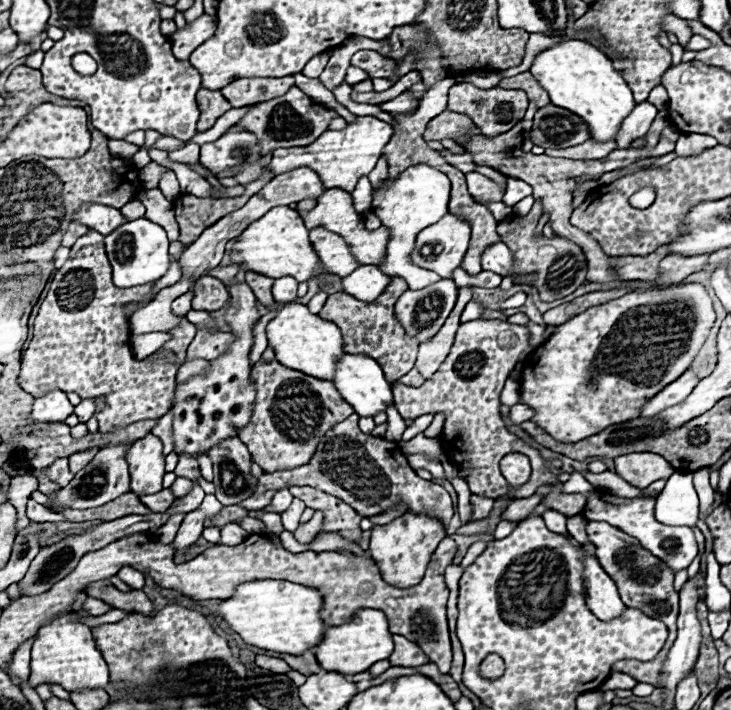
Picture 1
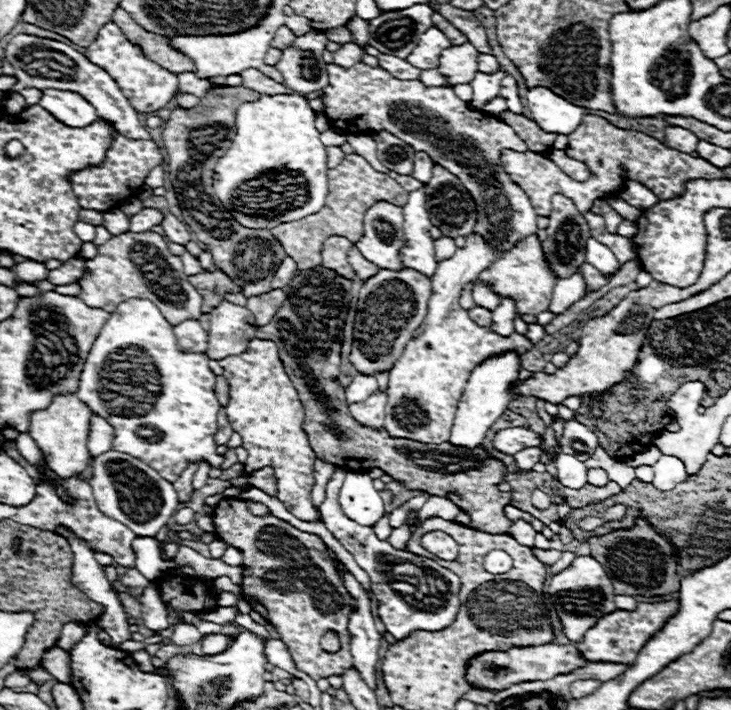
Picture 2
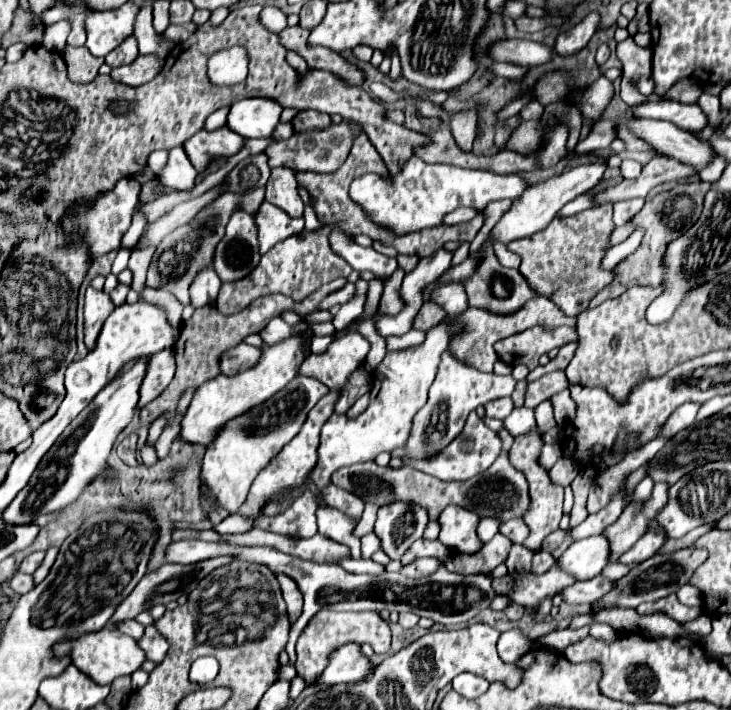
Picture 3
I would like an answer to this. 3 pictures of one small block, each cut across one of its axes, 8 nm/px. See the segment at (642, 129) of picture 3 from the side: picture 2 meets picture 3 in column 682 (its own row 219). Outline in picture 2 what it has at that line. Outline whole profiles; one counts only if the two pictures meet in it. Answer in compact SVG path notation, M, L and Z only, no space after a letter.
M142 208L136 216L130 218L132 232L148 232L152 226L158 226L164 220L164 214L158 208Z

